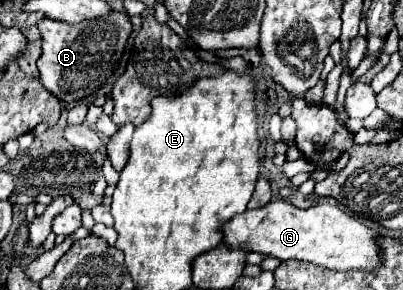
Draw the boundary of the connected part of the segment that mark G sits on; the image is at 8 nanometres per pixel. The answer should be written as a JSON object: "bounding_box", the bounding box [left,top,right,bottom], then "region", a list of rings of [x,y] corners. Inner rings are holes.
{"bounding_box":[225,201,381,271],"region":[[[271,201],[261,209],[247,209],[225,223],[225,243],[233,249],[247,249],[277,257],[281,261],[301,259],[335,271],[375,271],[381,265],[381,235],[361,221],[345,215],[335,205],[297,209],[287,201]]]}

